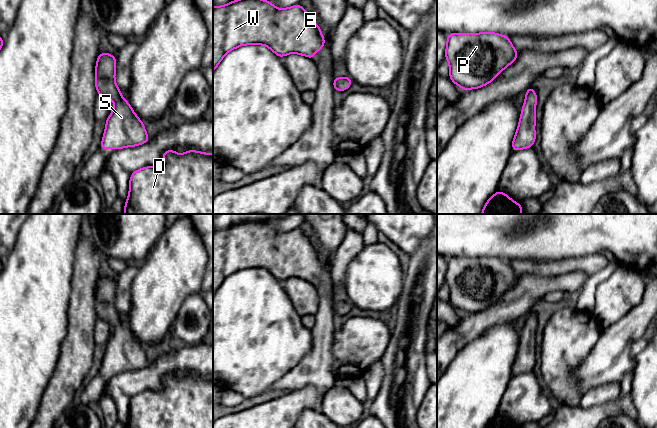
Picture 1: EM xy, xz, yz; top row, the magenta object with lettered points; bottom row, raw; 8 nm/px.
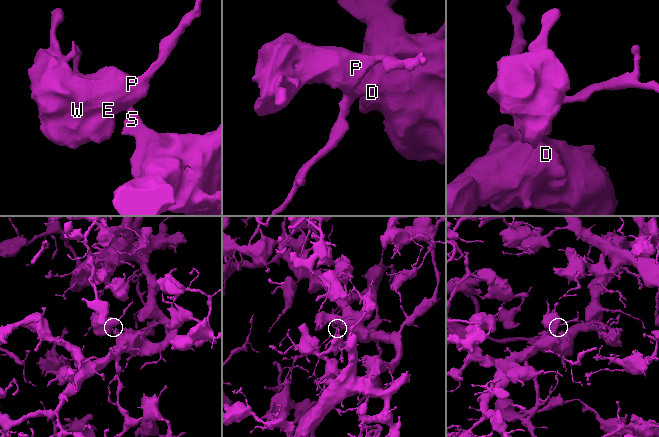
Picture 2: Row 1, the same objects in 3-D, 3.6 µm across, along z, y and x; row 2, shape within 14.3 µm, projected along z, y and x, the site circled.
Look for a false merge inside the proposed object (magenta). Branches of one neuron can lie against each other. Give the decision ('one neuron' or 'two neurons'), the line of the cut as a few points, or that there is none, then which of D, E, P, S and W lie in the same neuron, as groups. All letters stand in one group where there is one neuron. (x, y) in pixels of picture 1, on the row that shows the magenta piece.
one neuron; no cut; D E P S W

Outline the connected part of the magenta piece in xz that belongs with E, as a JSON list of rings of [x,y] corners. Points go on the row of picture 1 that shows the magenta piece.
[[[235,0],[228,4],[215,7],[213,5],[213,72],[223,57],[233,49],[242,45],[265,45],[277,56],[295,53],[314,60],[314,54],[325,45],[319,25],[315,25],[312,16],[300,5],[280,9],[266,0]]]

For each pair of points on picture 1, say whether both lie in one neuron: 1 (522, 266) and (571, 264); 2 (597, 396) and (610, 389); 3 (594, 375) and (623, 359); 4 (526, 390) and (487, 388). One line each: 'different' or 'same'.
1: same
2: same
3: same
4: different

